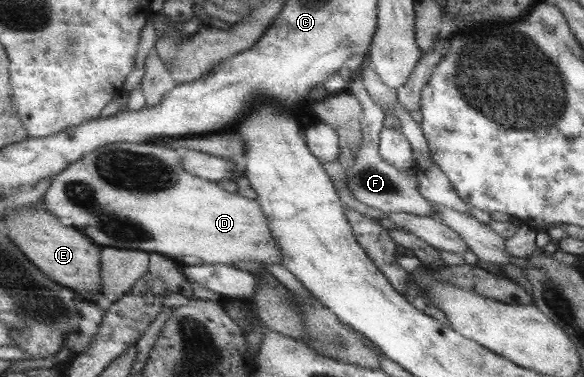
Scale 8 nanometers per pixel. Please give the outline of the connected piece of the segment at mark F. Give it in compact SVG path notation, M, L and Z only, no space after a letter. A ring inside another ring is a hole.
M351 62L349 67L349 79L347 90L351 92L360 103L364 113L359 125L361 126L361 143L357 148L352 166L346 169L346 184L350 195L359 203L366 206L377 208L383 213L405 212L414 216L435 217L434 205L420 194L419 182L416 173L404 174L391 164L388 164L378 150L379 132L382 130L383 110L374 104L370 95L366 92L361 81L361 62Z

